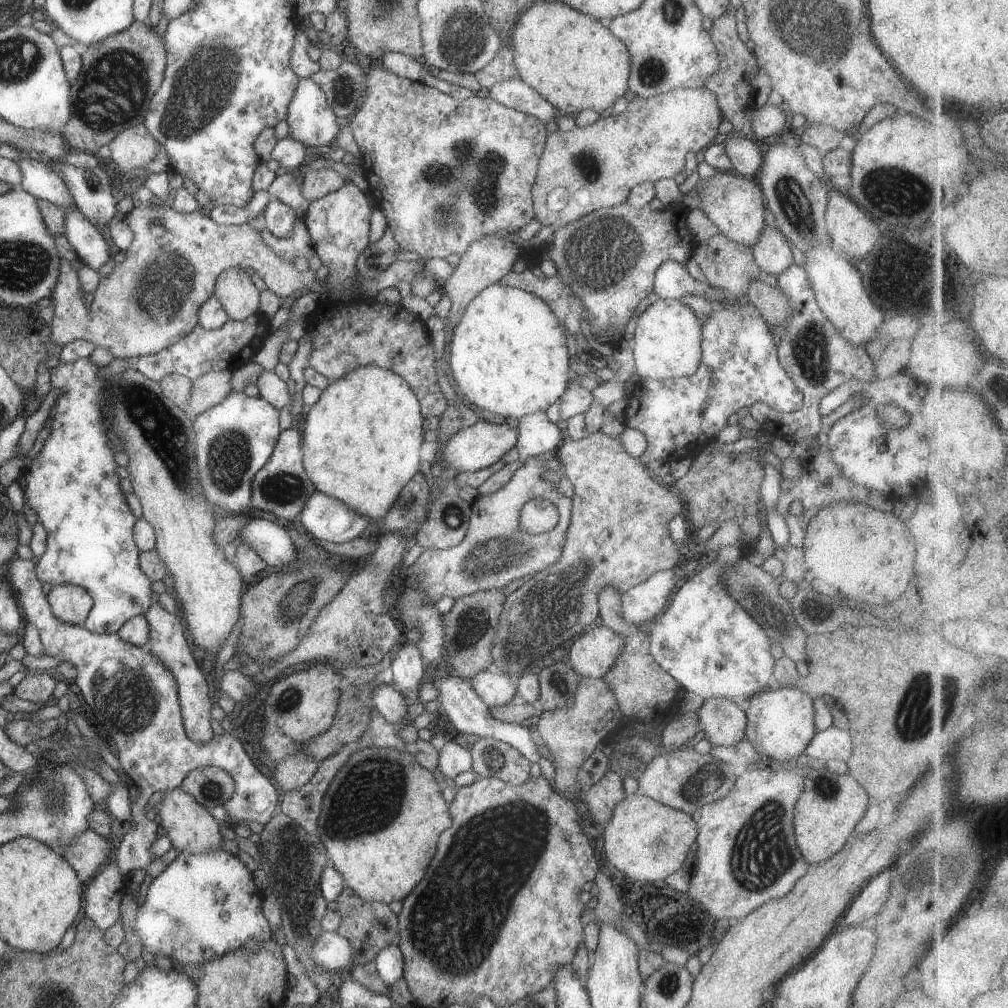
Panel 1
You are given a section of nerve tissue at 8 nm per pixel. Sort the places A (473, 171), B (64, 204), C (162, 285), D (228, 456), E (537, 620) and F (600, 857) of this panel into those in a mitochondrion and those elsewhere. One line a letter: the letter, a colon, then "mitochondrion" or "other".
A: mitochondrion
B: other
C: mitochondrion
D: mitochondrion
E: mitochondrion
F: other

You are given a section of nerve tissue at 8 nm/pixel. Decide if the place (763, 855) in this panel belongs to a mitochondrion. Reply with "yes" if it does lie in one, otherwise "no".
yes

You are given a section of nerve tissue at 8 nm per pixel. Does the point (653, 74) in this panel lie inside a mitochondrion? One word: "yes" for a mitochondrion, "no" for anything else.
yes

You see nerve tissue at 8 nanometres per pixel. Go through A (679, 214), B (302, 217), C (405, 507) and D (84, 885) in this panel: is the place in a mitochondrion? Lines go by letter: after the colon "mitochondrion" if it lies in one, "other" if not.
A: other
B: other
C: mitochondrion
D: other

